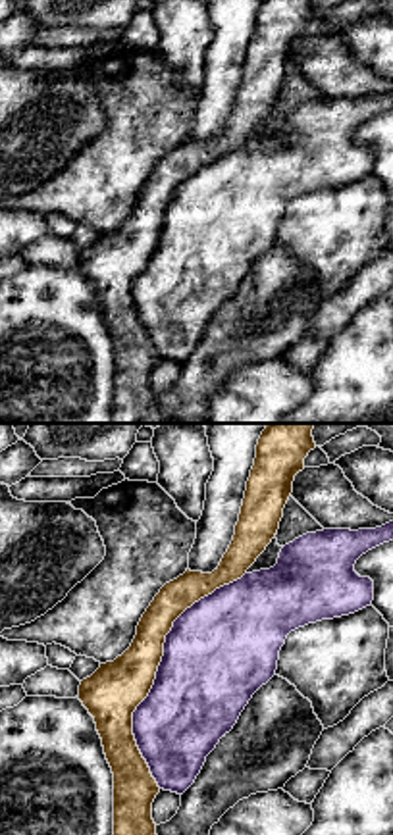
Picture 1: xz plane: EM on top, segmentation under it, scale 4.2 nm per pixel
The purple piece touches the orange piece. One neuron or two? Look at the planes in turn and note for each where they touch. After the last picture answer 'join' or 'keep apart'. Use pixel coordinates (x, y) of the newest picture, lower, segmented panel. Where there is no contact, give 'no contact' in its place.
contact (158, 670)

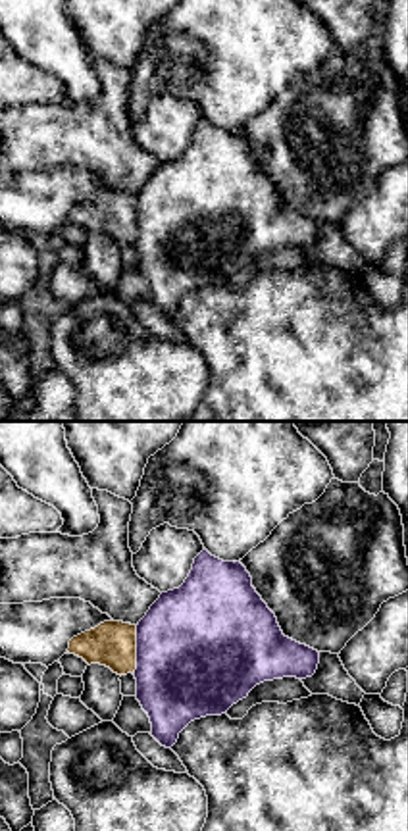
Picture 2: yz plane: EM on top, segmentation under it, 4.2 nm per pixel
contact (137, 651)

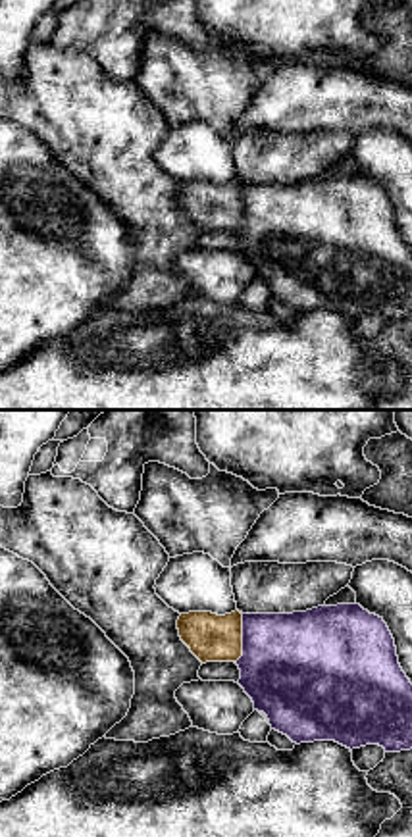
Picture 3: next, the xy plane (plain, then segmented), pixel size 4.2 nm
contact (243, 637)

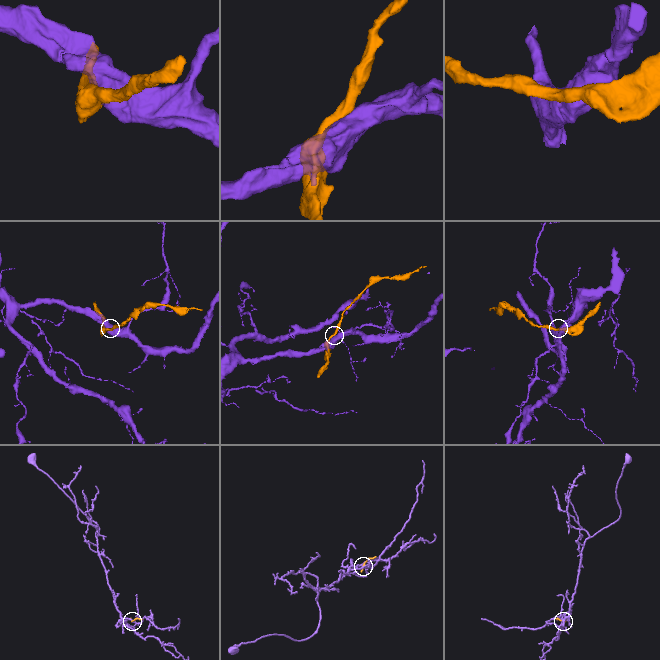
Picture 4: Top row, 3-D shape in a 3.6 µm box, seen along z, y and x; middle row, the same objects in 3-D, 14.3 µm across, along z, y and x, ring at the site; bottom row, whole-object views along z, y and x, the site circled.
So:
keep apart

